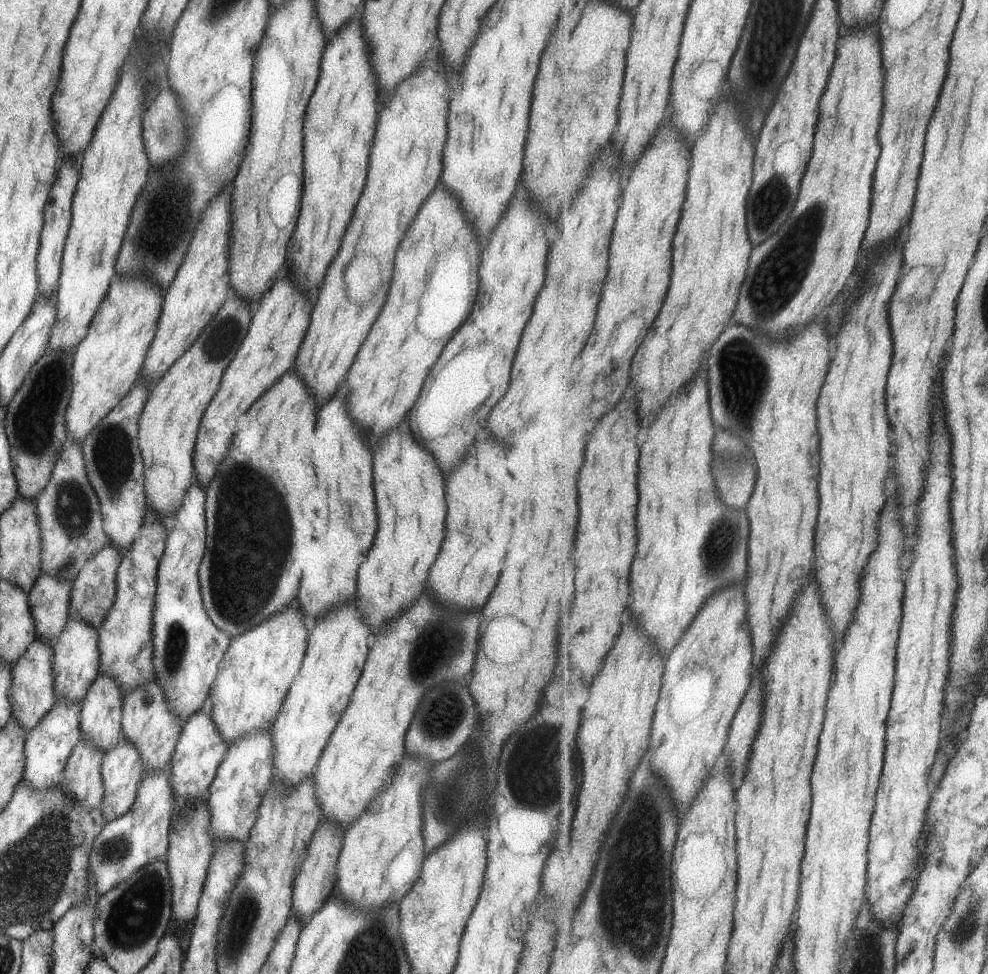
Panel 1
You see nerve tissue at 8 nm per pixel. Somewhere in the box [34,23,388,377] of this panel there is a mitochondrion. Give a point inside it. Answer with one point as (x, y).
(166, 215)

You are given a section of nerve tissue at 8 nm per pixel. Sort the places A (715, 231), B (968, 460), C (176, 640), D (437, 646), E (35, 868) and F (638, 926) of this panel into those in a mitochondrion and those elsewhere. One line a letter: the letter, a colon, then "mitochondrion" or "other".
A: other
B: other
C: mitochondrion
D: mitochondrion
E: mitochondrion
F: mitochondrion

